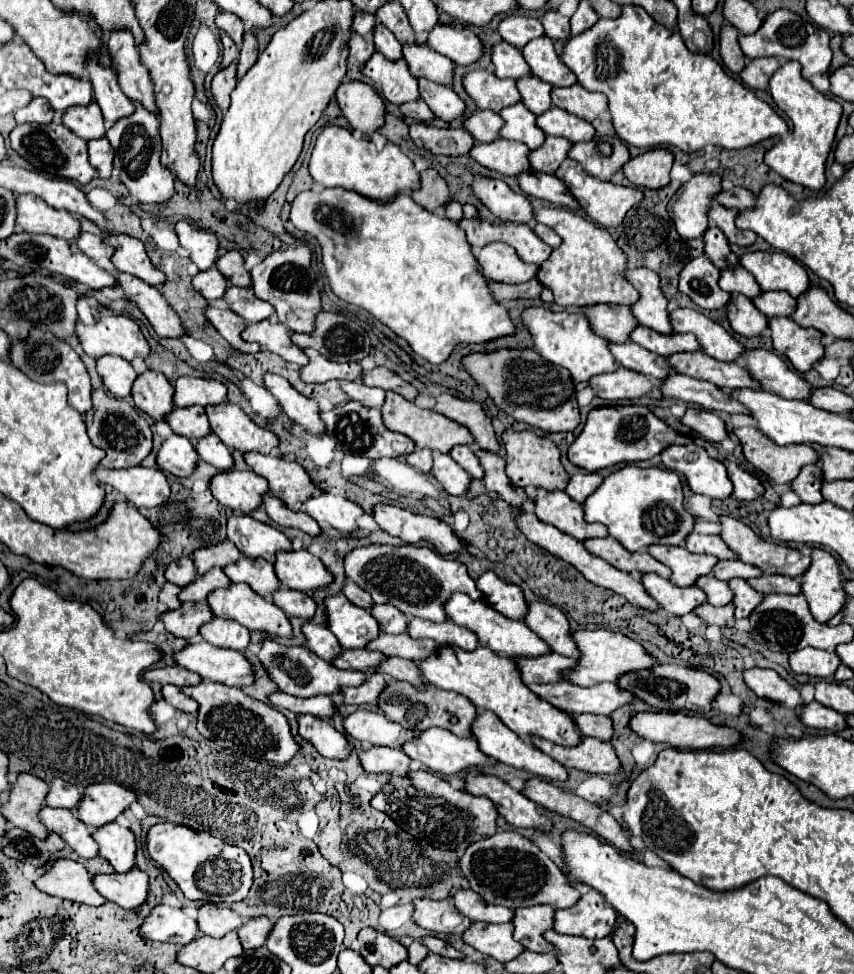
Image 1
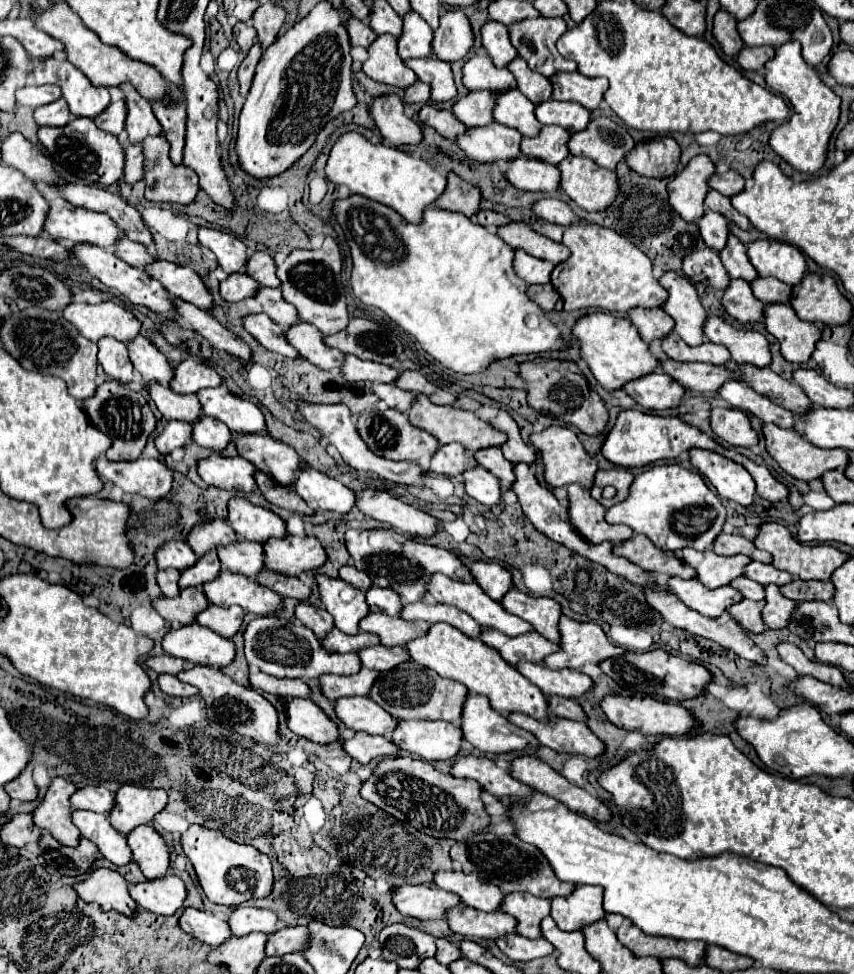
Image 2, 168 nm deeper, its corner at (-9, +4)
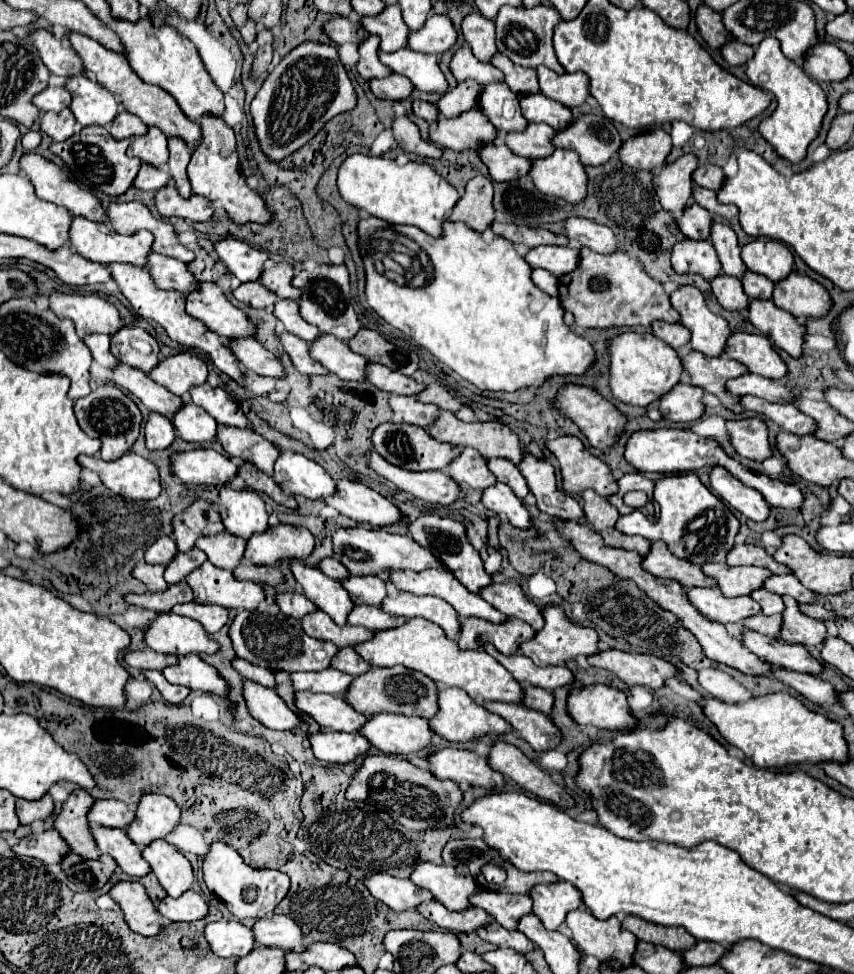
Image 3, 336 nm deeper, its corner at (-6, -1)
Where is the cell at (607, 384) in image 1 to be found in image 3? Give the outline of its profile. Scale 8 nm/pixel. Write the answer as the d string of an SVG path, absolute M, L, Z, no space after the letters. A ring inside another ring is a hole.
M676 384L658 400L658 410L664 420L672 422L692 422L702 416L704 406L700 402L702 388L690 384Z

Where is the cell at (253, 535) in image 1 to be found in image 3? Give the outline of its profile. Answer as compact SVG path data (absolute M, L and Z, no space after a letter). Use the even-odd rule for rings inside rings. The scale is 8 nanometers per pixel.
M220 490L220 516L226 530L248 540L252 534L262 534L268 528L268 512L260 494L252 490Z

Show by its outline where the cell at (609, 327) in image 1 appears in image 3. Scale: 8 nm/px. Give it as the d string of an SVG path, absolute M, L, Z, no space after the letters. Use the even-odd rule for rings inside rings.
M656 320L656 322L652 322L650 332L652 332L656 338L664 340L664 342L666 342L668 346L672 346L674 350L680 348L682 344L686 344L686 342L690 340L688 328L684 328L684 326L678 324L678 322L676 322L676 324L668 324L668 322Z

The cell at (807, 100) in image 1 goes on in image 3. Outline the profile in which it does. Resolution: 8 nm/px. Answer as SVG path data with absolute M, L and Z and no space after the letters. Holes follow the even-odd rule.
M774 38L762 40L762 44L756 48L756 56L746 64L746 76L754 86L770 90L778 102L772 116L762 120L760 124L762 138L776 150L780 158L786 158L792 164L800 164L806 158L810 142L818 136L822 120L828 112L828 100L824 90L800 66L796 66L792 60L786 60L778 40Z

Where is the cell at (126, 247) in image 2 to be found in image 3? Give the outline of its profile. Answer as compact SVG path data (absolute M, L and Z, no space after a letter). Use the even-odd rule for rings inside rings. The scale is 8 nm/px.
M154 252L148 254L146 270L154 280L154 284L164 290L172 288L186 294L190 292L190 288L194 288L194 284L198 284L198 280L188 272L184 262L162 256L162 254L154 254Z

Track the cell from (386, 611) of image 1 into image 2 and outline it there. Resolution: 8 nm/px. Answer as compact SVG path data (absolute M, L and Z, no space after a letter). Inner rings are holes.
M371 585L369 591L365 591L365 599L371 611L383 611L387 615L399 615L401 611L401 599L395 591Z

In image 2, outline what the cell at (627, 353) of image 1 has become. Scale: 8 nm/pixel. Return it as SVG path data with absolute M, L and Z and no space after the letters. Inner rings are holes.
M665 359L661 361L661 367L681 385L699 393L715 393L721 383L727 383L731 379L739 381L739 375L725 365L719 367L709 363L675 363L671 359Z

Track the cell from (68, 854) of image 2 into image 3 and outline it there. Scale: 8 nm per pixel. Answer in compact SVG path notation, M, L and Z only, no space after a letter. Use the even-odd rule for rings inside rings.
M66 854L60 866L66 872L68 880L78 890L102 888L108 882L108 878L114 874L114 868L116 868L114 860L106 854L102 854L98 860L84 860L76 854Z

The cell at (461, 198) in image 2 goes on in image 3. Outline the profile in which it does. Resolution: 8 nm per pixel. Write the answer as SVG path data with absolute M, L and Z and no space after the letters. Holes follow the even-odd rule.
M476 176L466 184L464 196L452 208L450 220L464 222L476 232L484 232L494 222L492 208L492 182L484 176Z

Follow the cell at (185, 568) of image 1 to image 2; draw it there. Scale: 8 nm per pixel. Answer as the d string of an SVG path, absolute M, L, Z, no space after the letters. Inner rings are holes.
M167 541L163 543L163 547L157 549L157 567L159 569L169 569L169 567L175 567L175 569L185 569L185 567L191 567L195 561L197 561L197 555L191 551L191 547L185 543L185 541Z

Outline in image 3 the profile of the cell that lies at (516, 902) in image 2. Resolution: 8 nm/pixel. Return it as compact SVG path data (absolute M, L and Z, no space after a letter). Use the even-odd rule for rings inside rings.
M480 888L474 894L474 900L470 900L474 906L486 910L496 918L500 926L506 930L516 930L522 916L532 914L532 898L530 896L518 896L518 894L502 894Z

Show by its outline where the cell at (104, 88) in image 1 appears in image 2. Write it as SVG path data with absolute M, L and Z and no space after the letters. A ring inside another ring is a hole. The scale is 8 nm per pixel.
M129 83L121 85L119 89L125 93L125 103L127 103L127 109L129 109L127 121L125 121L129 141L139 145L139 143L143 143L145 137L163 133L153 109L151 109L151 103L145 101L145 97L137 95L137 91L133 91L133 87Z

